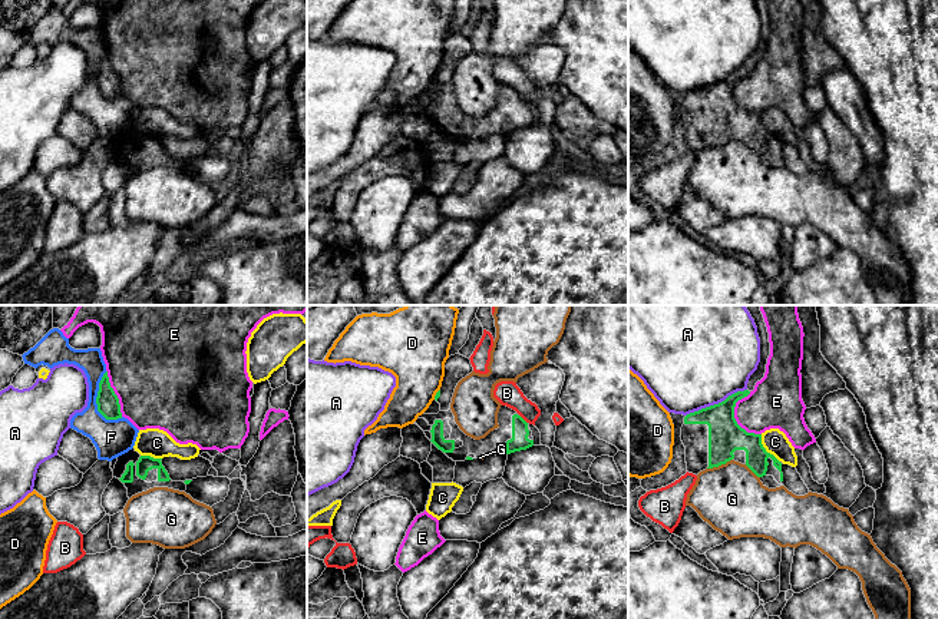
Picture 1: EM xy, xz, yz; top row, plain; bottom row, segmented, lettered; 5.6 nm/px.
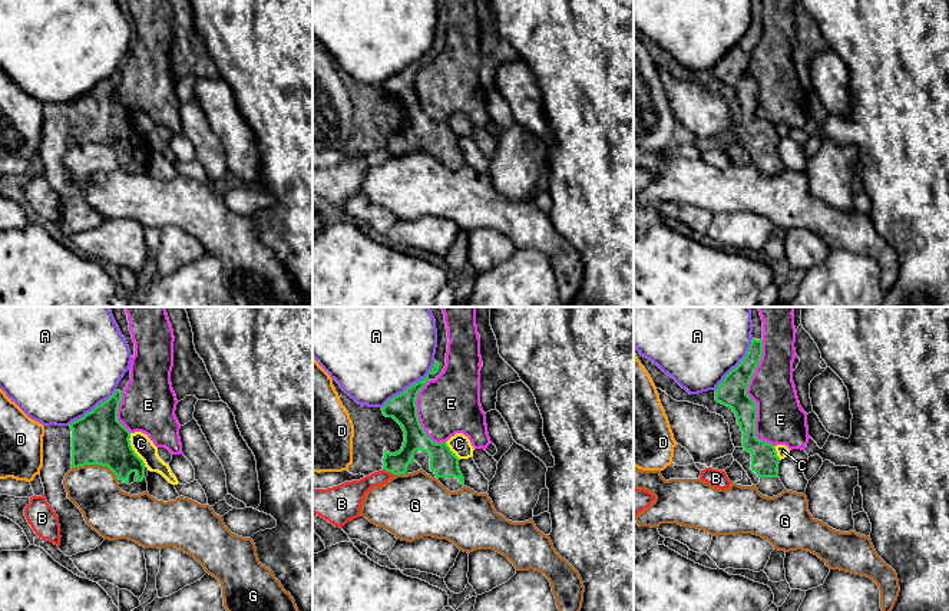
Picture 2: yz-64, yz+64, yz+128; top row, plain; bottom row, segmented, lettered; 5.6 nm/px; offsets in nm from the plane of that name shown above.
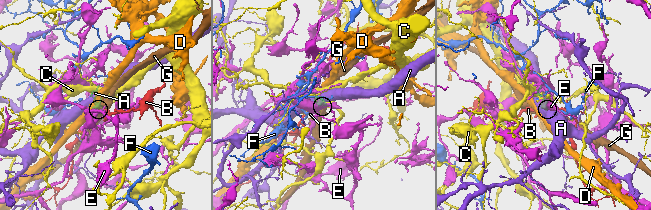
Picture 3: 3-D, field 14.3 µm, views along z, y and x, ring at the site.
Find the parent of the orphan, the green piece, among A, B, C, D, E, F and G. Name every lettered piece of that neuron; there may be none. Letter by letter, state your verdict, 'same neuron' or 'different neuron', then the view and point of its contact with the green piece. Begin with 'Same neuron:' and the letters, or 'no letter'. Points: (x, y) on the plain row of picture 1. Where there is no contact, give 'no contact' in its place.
Same neuron: no letter
A: different neuron; contact yz (716, 83)
B: different neuron; contact xz (522, 98)
C: different neuron; contact yz (765, 128)
D: different neuron; contact xz (436, 73)
E: different neuron; contact yz (733, 96)
F: different neuron; contact xy (96, 79)
G: different neuron; contact yz (719, 144)

